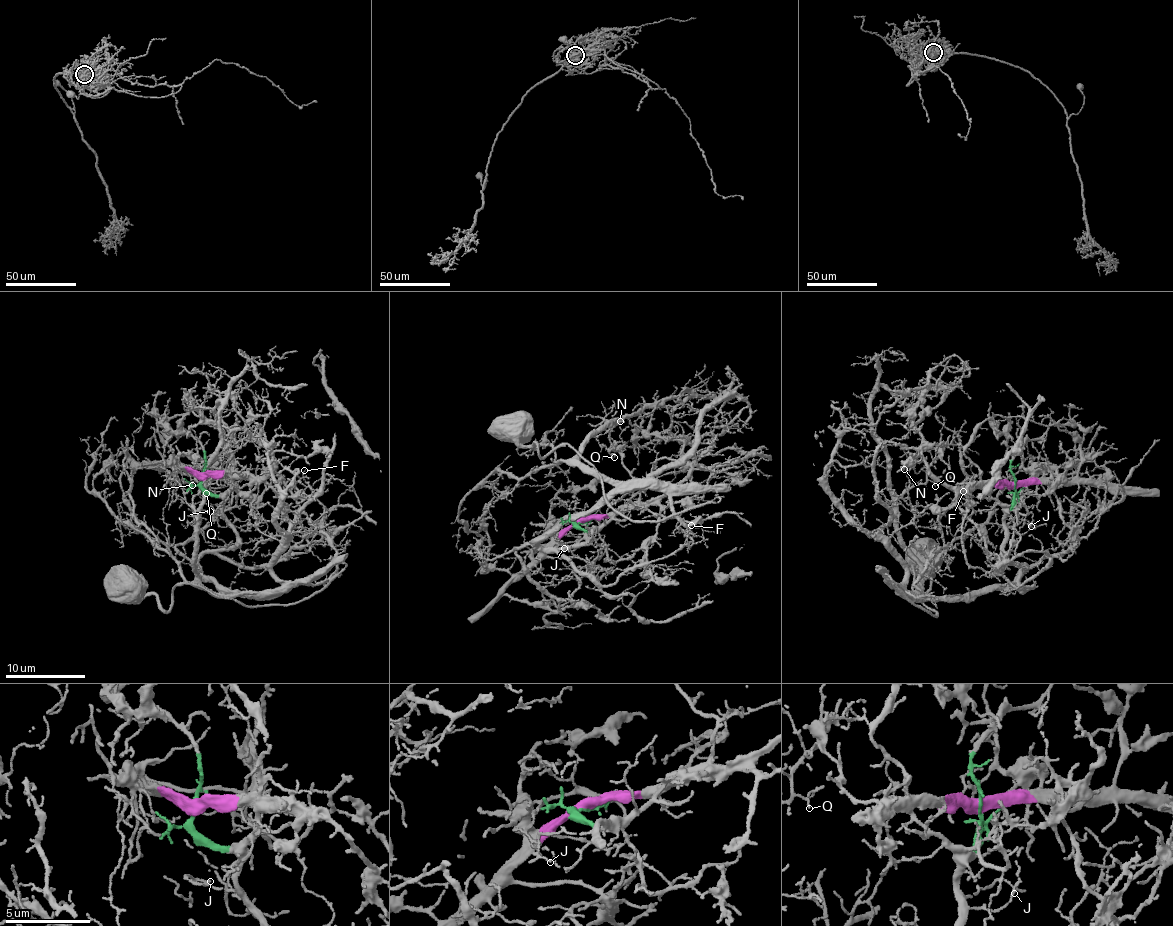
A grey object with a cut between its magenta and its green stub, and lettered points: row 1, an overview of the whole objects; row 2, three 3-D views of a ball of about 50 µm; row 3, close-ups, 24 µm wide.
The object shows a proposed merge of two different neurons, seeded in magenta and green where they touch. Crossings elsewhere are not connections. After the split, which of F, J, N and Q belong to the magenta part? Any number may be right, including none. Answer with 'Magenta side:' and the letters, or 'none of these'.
Magenta side: none of these

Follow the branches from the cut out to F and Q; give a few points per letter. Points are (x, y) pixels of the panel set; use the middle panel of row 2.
F: (580, 521), (588, 539), (558, 549), (610, 586), (693, 540), (685, 532), (692, 526)
Q: (580, 521), (576, 525), (591, 529), (580, 545), (537, 546), (612, 486), (578, 458), (612, 422), (614, 456)

